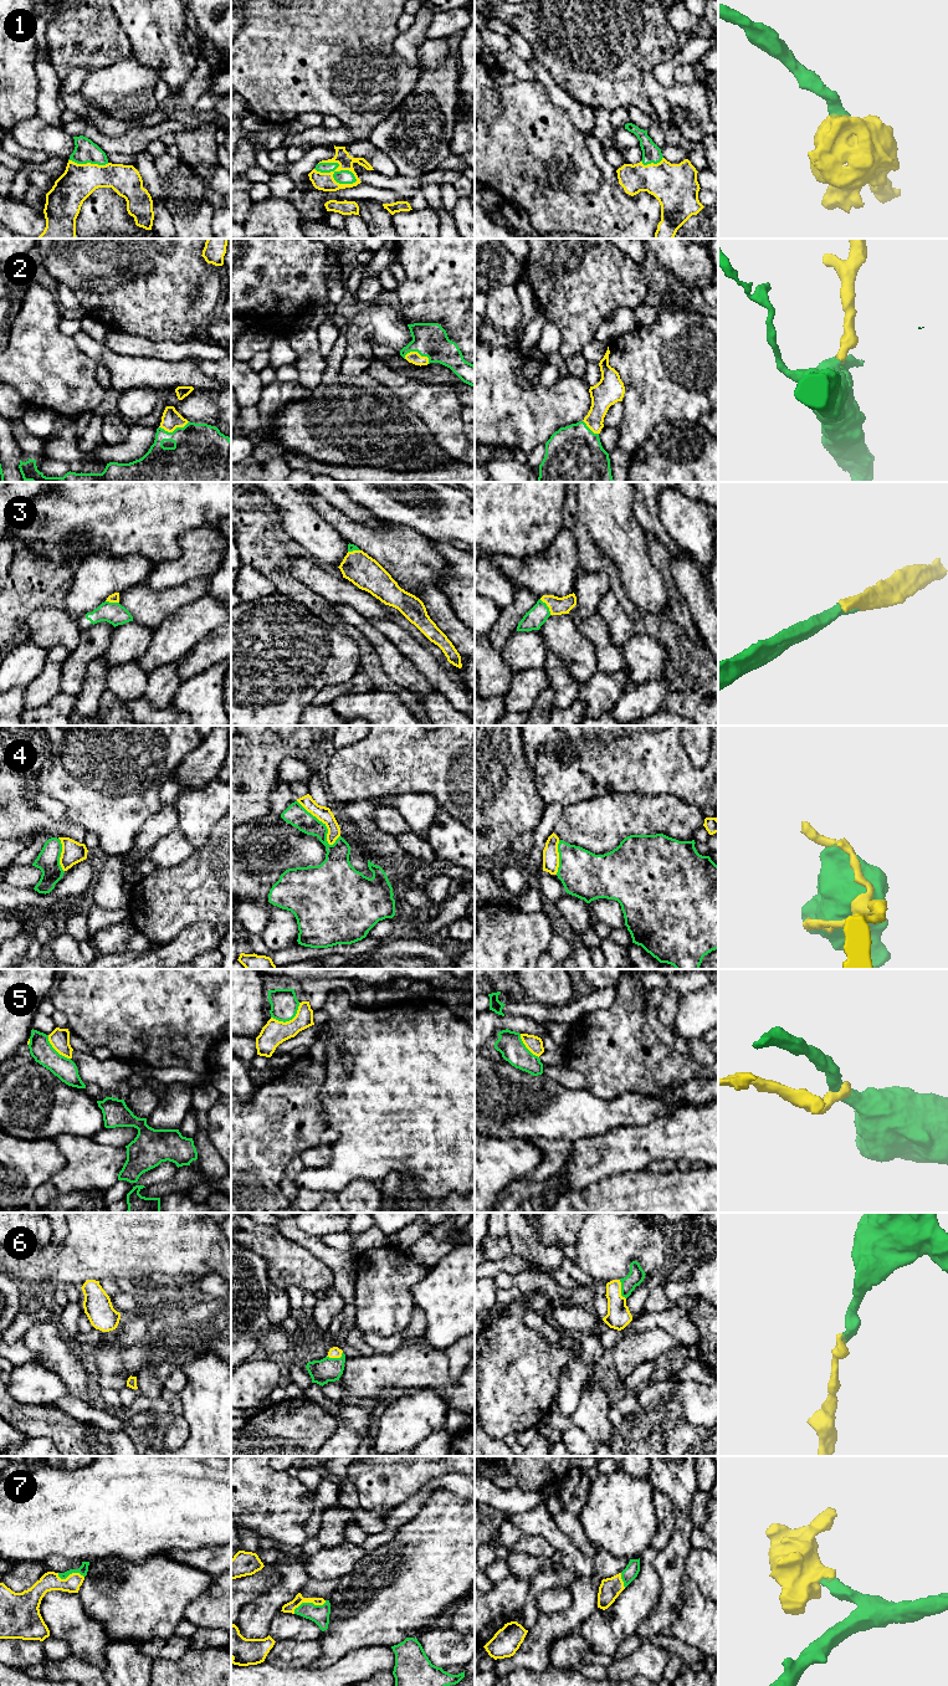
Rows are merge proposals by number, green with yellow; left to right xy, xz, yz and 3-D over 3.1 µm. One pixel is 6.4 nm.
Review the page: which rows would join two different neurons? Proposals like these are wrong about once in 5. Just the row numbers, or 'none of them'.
4, 5

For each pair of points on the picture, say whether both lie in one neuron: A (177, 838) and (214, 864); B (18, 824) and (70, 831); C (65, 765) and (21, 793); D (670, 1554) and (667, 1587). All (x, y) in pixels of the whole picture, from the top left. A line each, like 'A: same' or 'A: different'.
A: different
B: same
C: different
D: same

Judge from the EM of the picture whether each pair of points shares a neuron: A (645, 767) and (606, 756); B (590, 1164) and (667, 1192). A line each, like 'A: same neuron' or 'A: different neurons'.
A: same neuron
B: different neurons

